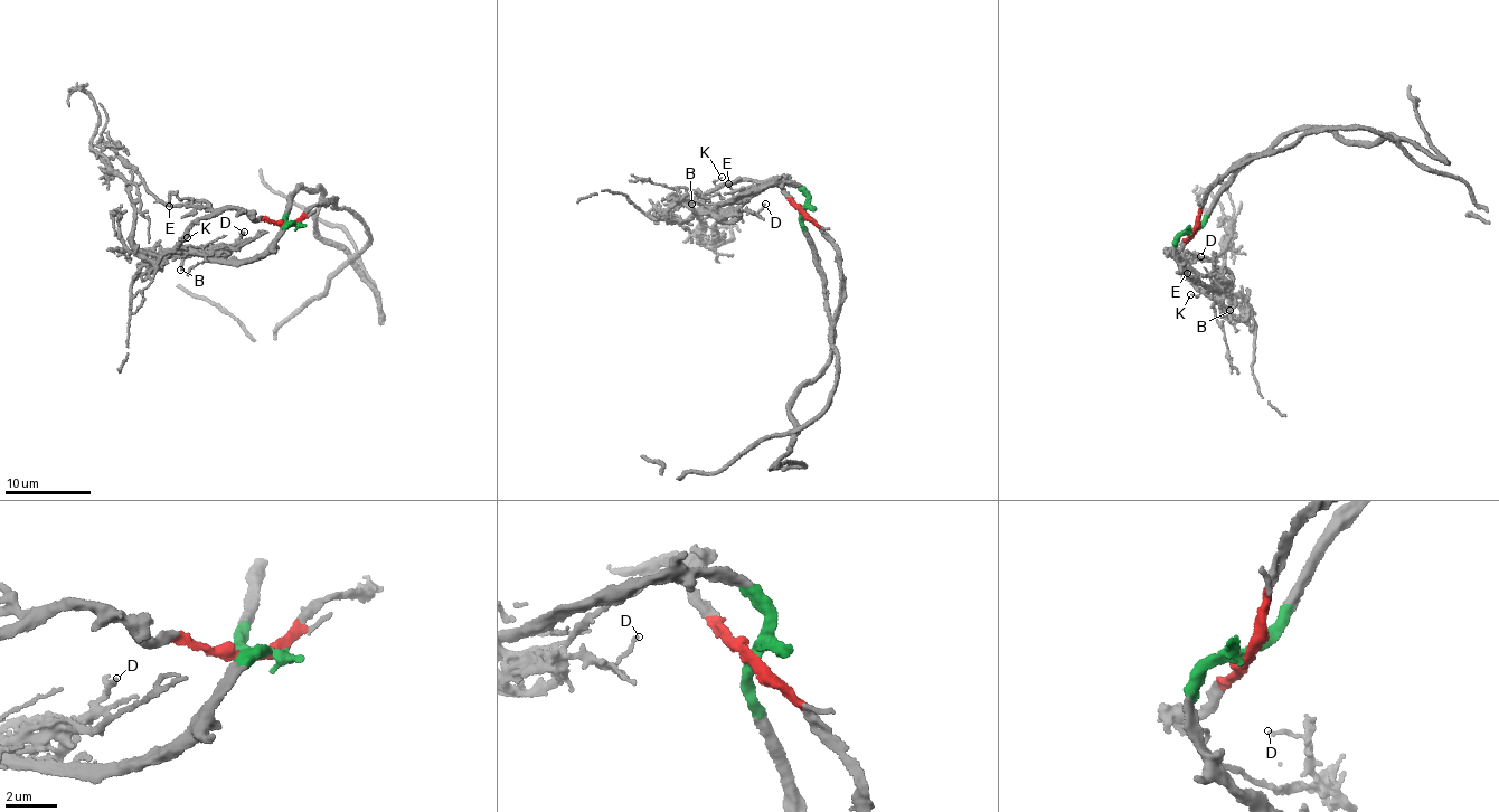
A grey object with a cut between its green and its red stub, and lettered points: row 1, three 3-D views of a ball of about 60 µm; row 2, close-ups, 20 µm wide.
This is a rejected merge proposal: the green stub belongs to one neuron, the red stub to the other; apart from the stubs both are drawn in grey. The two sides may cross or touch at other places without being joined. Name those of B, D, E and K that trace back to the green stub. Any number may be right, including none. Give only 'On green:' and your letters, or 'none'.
On green: B, D

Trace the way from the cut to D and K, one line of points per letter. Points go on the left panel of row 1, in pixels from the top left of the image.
D: (286, 225), (266, 249), (225, 265), (206, 258), (228, 248), (244, 232)
K: (286, 225), (234, 208), (192, 220), (180, 238), (187, 237)

